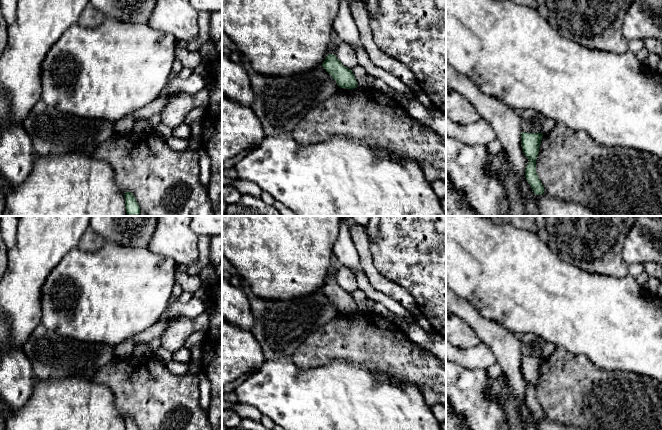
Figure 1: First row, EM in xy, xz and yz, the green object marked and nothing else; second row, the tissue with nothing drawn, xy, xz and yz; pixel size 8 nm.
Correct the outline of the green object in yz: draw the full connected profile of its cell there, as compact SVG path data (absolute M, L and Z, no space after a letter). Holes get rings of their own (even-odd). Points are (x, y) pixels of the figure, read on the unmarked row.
M521 357L522 374L529 384L525 393L525 401L536 419L542 419L545 415L536 397L536 384L539 378L542 361L542 357Z

